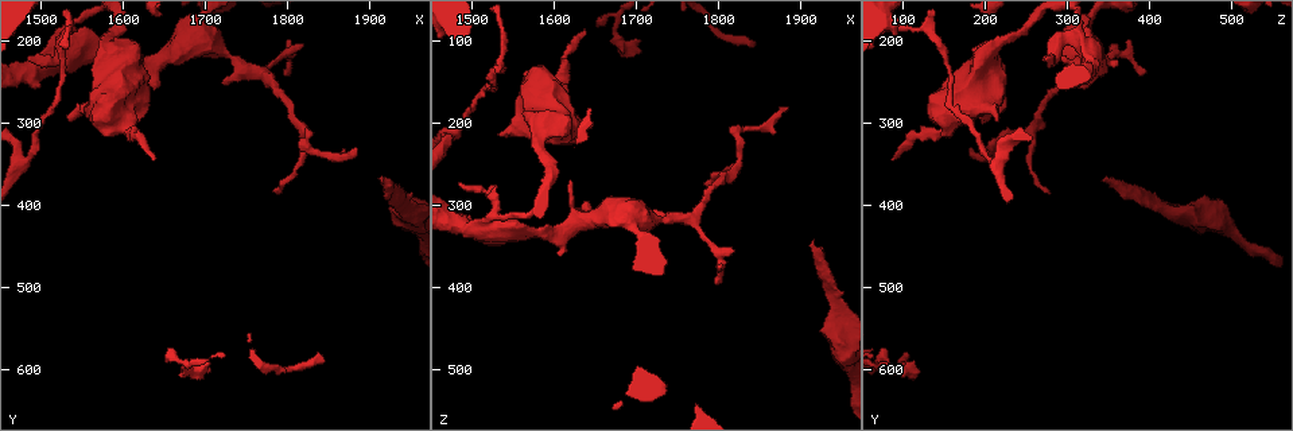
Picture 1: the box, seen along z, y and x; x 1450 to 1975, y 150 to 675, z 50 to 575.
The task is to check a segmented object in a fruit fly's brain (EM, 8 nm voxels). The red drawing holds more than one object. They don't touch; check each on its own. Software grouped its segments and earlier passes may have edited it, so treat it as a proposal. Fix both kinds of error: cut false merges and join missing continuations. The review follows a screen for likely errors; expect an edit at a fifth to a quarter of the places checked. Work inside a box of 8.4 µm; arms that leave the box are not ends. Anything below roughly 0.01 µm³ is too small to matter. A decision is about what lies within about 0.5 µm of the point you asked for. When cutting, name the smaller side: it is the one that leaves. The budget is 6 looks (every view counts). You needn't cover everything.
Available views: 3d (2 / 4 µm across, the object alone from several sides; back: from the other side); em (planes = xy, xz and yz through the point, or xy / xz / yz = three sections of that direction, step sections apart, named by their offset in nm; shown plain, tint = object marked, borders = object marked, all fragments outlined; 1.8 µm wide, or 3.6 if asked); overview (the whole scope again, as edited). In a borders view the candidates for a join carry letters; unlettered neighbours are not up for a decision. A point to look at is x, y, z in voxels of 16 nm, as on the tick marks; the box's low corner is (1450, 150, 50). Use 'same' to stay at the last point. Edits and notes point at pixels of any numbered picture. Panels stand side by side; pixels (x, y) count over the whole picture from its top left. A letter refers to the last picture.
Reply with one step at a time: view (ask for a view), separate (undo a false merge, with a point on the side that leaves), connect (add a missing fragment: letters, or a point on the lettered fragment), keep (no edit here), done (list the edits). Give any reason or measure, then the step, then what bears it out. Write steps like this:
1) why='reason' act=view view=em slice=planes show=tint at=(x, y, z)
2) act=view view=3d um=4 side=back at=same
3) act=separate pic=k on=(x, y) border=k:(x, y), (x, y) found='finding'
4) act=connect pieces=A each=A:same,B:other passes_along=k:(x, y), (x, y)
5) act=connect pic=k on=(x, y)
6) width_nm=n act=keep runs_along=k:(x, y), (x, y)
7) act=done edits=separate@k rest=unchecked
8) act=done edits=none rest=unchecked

why='thick end' act=view view=em um=3.6 slice=planes show=borders at=(1585, 290, 130)

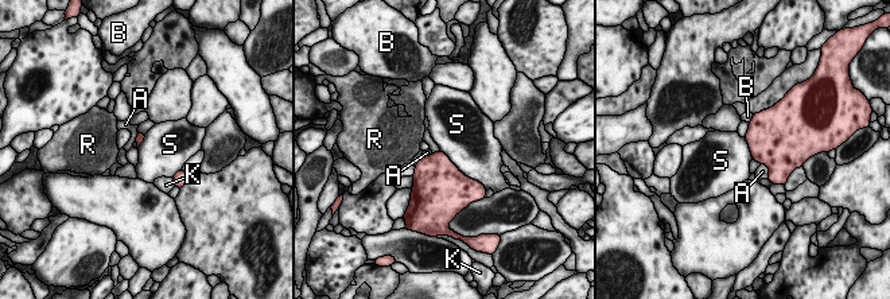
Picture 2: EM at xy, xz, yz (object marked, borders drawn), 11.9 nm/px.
act=keep each=A:other,B:other,K:other,R:other,S:other border=2:(440, 150), (461, 171), (478, 182) found='none of them fits'

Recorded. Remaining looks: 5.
why='abrupt turn' act=view view=em um=3.6 slice=planes show=tint at=(1825, 305, 255)

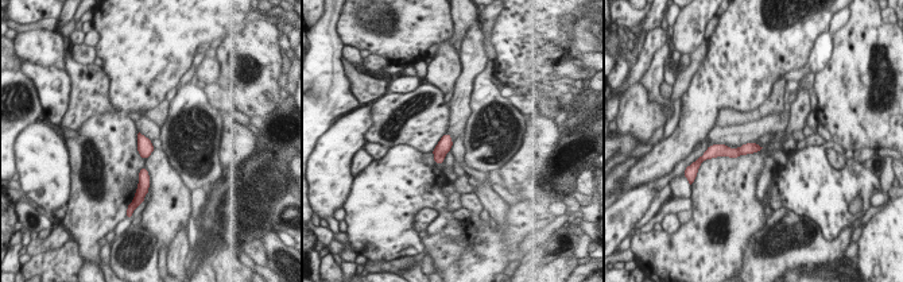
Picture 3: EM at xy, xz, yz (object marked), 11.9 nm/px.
act=view view=em um=3.6 slice=planes show=borders at=same

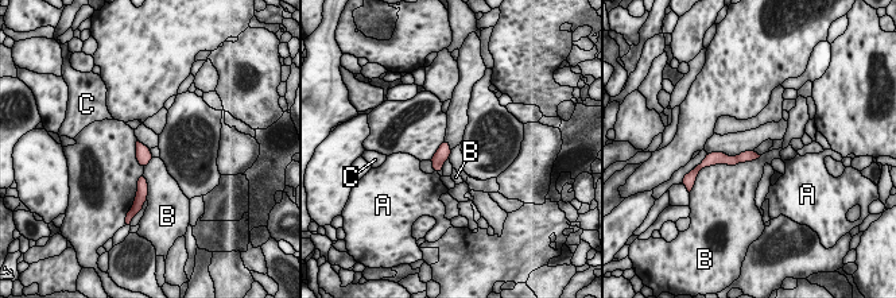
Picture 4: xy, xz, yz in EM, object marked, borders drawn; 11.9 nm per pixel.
longest_contact=B:650nm act=keep each=A:other,B:other,C:other runs_along=4:(753, 155), (739, 159), (716, 157) found='continuous, no second cell'

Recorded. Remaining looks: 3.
act=view view=3d um=4 at=(1915, 370, 345)

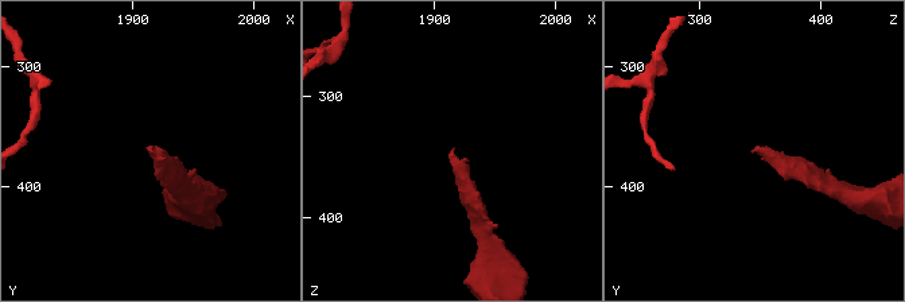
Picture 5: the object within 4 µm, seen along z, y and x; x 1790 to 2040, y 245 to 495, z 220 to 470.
why='now the EM' act=view view=em slice=yz step=8 show=borders at=(1916, 372, 342)

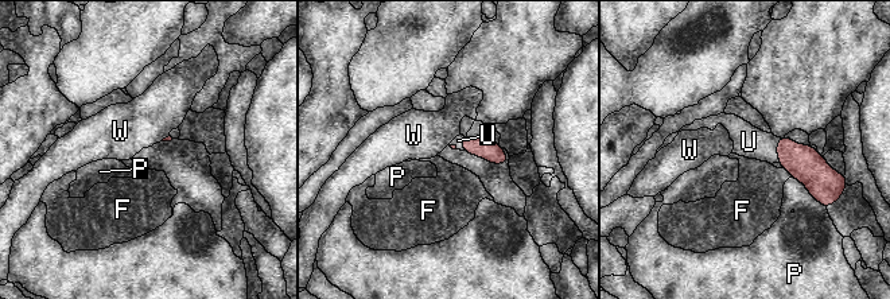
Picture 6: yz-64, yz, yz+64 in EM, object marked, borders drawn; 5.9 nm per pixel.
longest_contact=P:180nm act=connect pieces=U each=F:other,P:other,U:same,W:other passes_along=6:(804, 163), (777, 150), (749, 142) found='the cell continues'

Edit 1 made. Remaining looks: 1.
act=done edits=connect@6 rest=unchecked

